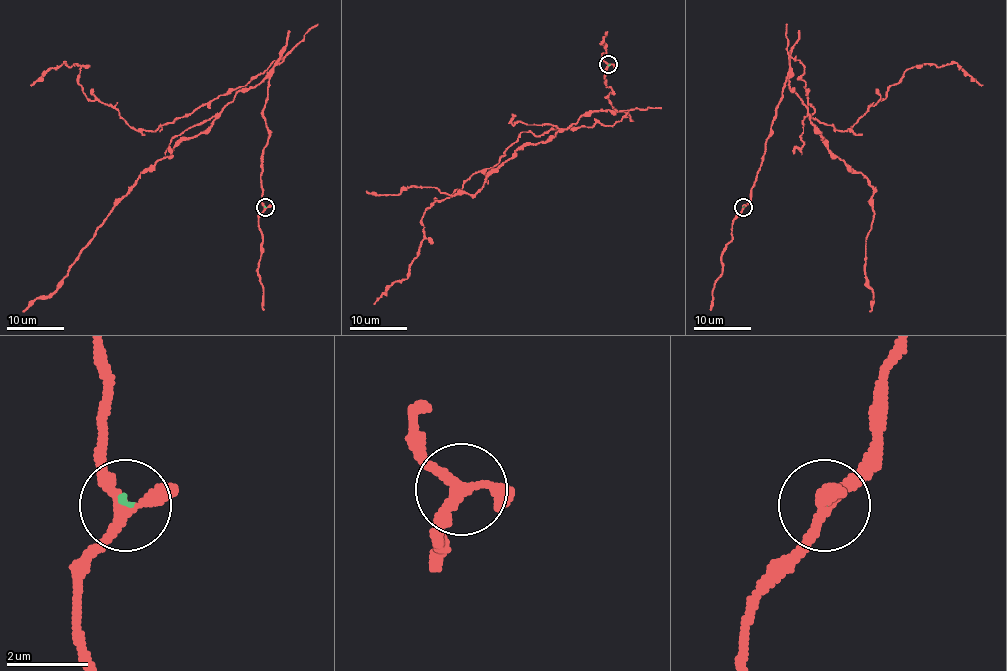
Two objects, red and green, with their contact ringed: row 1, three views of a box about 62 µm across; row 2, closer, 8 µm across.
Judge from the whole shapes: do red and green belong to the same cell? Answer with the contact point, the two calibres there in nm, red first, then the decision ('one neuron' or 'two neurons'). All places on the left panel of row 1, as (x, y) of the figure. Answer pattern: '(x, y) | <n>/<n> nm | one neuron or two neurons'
(265, 207) | 240/80 nm | two neurons

